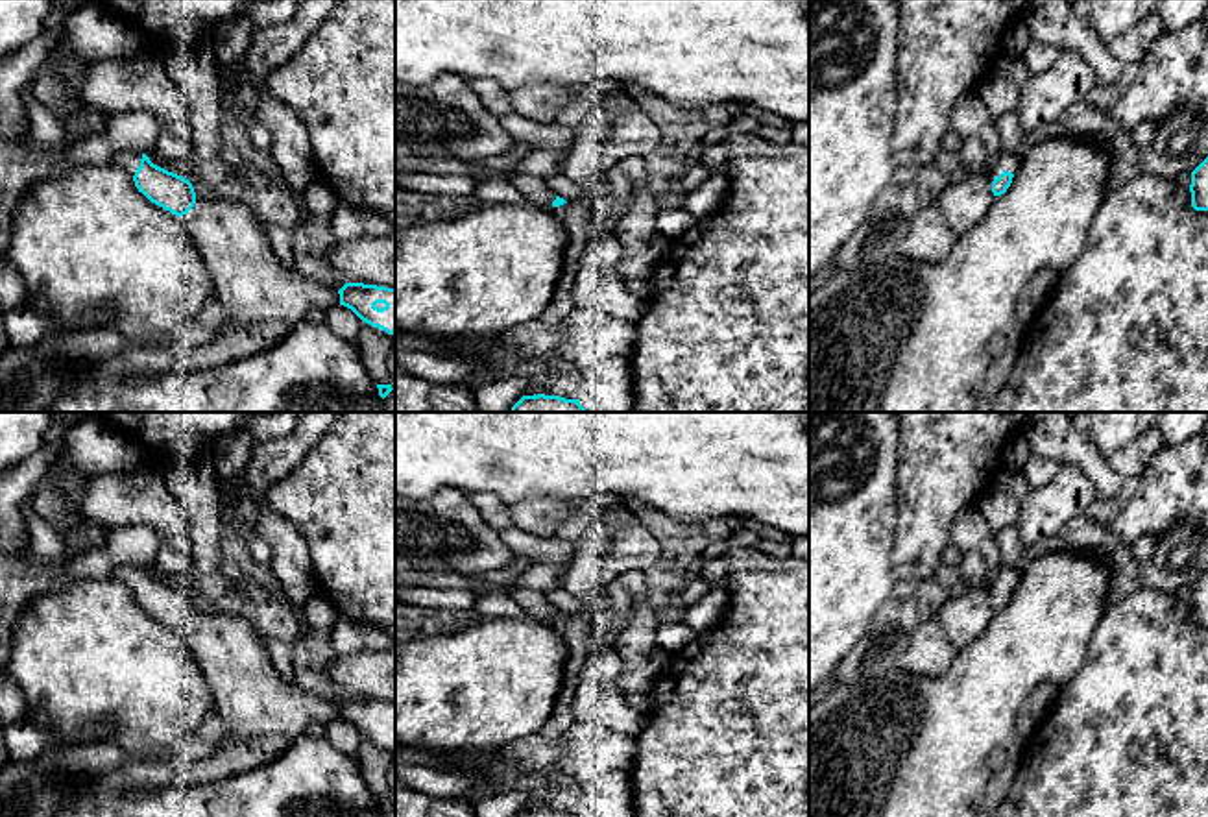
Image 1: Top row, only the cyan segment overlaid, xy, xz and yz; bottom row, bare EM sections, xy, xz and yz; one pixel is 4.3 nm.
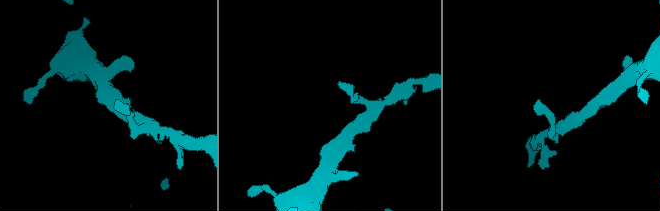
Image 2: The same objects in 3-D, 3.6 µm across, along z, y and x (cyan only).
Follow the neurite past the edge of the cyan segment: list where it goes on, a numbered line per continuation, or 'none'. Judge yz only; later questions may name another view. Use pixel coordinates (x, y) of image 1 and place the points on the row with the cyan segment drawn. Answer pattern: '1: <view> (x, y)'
1: yz (1007, 161)

